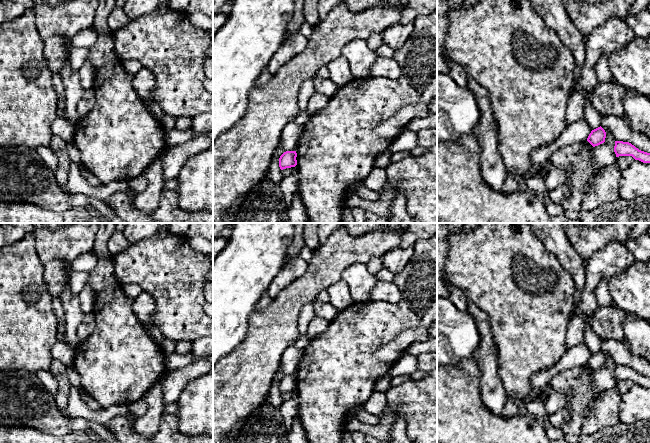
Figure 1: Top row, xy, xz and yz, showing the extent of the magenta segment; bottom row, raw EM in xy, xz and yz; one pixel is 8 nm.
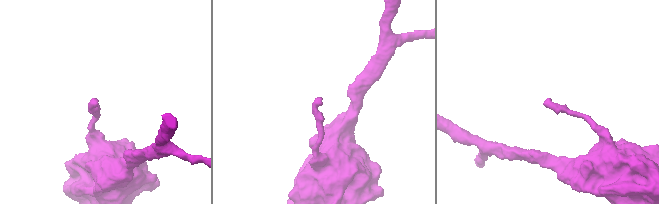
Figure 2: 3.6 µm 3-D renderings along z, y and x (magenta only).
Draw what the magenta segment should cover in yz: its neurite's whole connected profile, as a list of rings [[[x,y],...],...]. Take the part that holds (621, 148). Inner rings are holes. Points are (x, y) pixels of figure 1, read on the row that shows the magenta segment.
[[[615,141],[614,152],[616,157],[632,156],[635,160],[650,163],[650,153],[639,150],[629,142]]]

